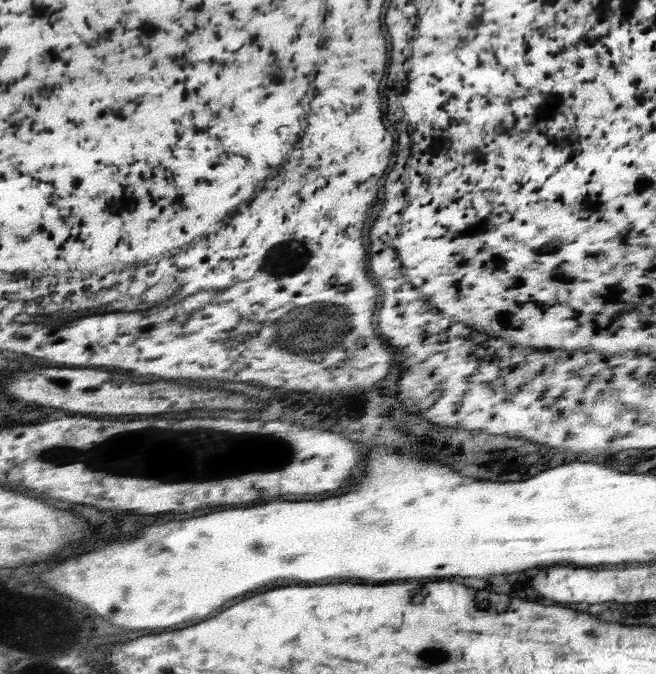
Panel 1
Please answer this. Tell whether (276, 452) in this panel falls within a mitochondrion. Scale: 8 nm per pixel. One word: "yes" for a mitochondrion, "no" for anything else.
yes

